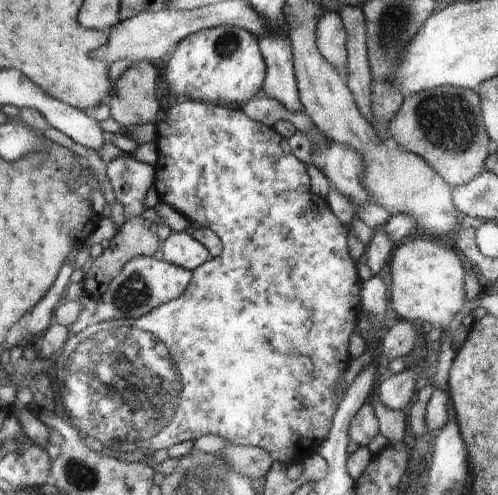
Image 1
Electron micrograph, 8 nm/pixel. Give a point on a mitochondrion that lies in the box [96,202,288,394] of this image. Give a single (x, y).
(133, 293)

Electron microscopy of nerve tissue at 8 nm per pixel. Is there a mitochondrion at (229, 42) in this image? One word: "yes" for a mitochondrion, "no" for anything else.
yes

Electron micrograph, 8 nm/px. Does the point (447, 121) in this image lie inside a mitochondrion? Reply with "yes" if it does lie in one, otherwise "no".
yes

